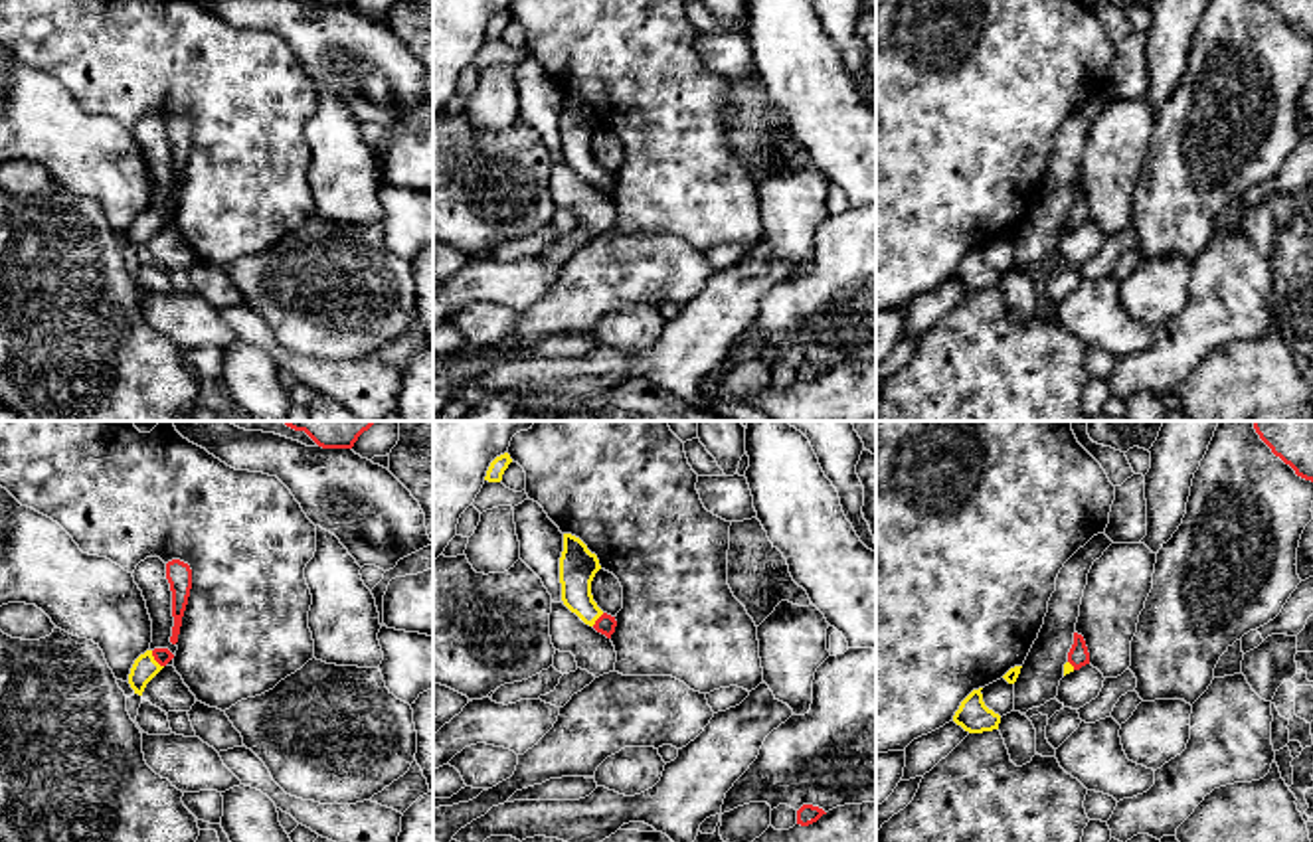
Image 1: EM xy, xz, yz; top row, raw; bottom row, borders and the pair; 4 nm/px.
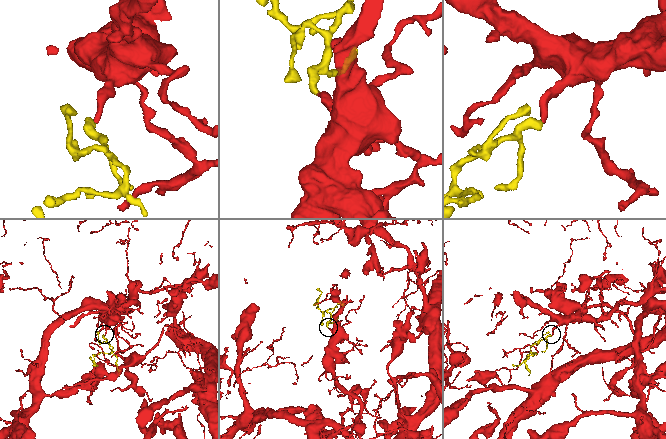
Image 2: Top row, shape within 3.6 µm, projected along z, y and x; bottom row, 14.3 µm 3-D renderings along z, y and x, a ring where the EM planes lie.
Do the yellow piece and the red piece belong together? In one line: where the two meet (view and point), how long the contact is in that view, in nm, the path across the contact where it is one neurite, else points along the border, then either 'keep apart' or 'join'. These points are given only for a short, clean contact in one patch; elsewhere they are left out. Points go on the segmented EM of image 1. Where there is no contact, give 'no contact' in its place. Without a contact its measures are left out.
xy (153, 659) | 90 nm | across xy (145, 669), (153, 659), (163, 657) | join

